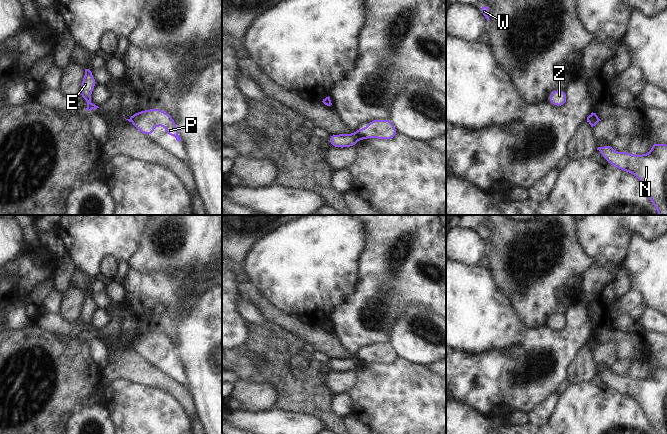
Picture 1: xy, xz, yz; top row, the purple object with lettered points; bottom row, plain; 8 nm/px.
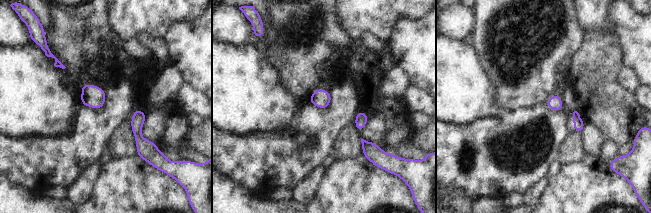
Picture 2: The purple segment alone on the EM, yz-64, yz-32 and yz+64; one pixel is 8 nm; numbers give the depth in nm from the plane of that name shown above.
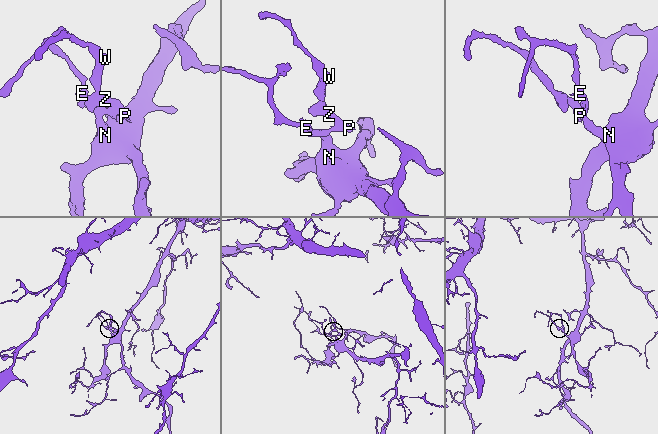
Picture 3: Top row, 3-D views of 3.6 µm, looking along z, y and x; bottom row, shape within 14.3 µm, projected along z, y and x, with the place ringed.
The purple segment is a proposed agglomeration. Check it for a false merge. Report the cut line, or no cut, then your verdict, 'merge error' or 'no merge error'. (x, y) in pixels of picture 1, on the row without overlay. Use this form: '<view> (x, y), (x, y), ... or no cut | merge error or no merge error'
xz (354, 357), (359, 362) | merge error

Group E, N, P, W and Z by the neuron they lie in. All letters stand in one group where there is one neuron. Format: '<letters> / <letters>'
E N / P W Z

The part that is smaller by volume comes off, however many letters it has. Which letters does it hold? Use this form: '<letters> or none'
P, W, Z

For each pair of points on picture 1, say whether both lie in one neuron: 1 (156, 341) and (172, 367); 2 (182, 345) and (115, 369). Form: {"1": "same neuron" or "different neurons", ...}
{"1": "same neuron", "2": "different neurons"}

